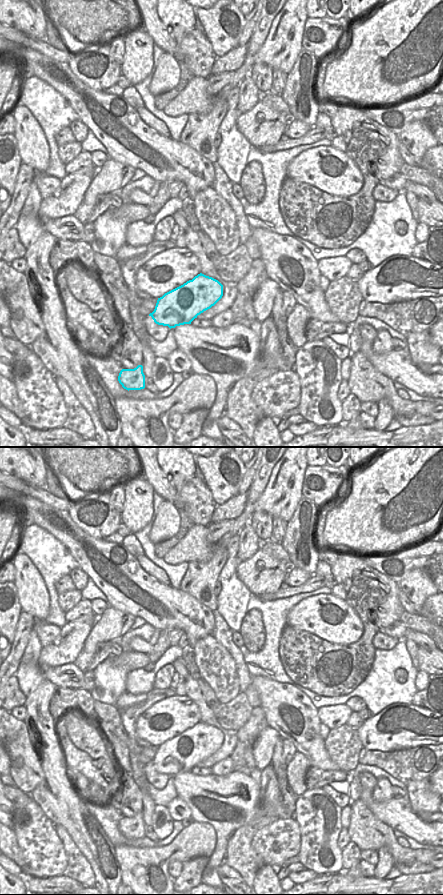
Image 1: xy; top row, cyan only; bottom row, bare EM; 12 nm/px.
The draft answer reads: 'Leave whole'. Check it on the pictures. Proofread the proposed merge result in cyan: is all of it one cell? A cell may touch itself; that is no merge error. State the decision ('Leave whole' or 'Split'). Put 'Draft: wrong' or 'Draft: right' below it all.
Leave whole
Draft: right

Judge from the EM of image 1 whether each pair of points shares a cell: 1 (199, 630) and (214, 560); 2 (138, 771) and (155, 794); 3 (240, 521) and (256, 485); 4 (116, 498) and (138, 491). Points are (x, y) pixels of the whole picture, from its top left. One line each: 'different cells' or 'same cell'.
1: different cells
2: different cells
3: same cell
4: different cells

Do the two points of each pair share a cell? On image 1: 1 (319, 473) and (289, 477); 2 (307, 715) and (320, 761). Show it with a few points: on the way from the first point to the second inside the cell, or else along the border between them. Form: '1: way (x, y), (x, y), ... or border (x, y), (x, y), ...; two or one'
1: border (308, 465), (303, 478), (302, 496); two
2: way (306, 726), (306, 739), (314, 750); one

